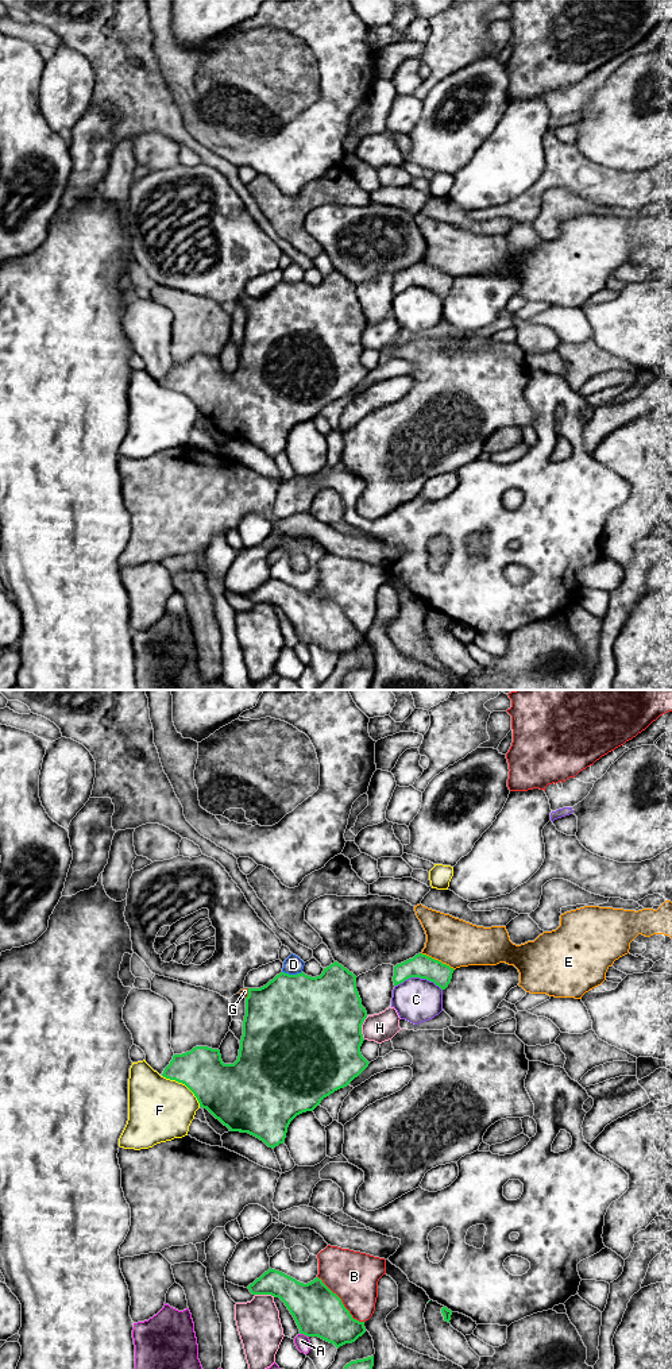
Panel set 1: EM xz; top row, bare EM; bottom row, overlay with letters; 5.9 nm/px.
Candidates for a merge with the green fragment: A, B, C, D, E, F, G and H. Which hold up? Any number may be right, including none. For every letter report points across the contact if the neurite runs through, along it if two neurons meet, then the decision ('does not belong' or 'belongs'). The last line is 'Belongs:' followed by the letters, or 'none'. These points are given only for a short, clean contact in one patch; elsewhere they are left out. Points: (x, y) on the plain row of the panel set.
A: does not belong
B: does not belong
C: does not belong
D: does not belong
E: does not belong
F: does not belong
G: across xz (282, 327), (248, 303), (244, 300) | belongs
H: does not belong
Belongs: G

